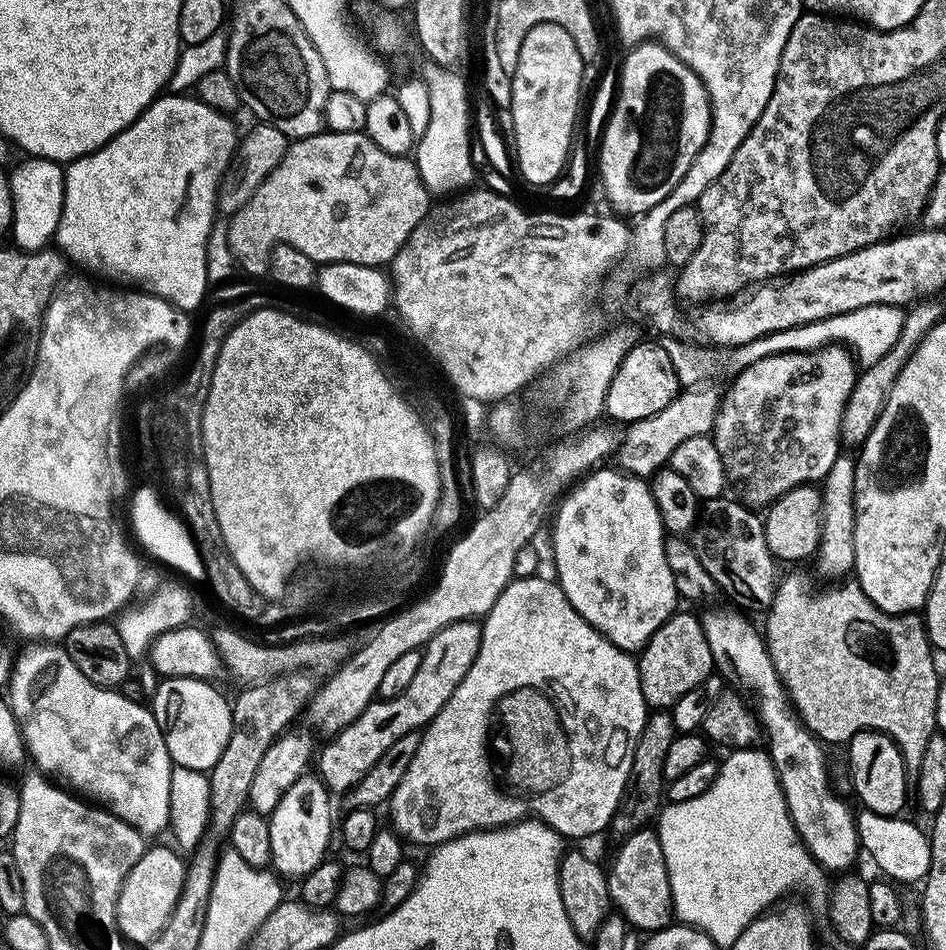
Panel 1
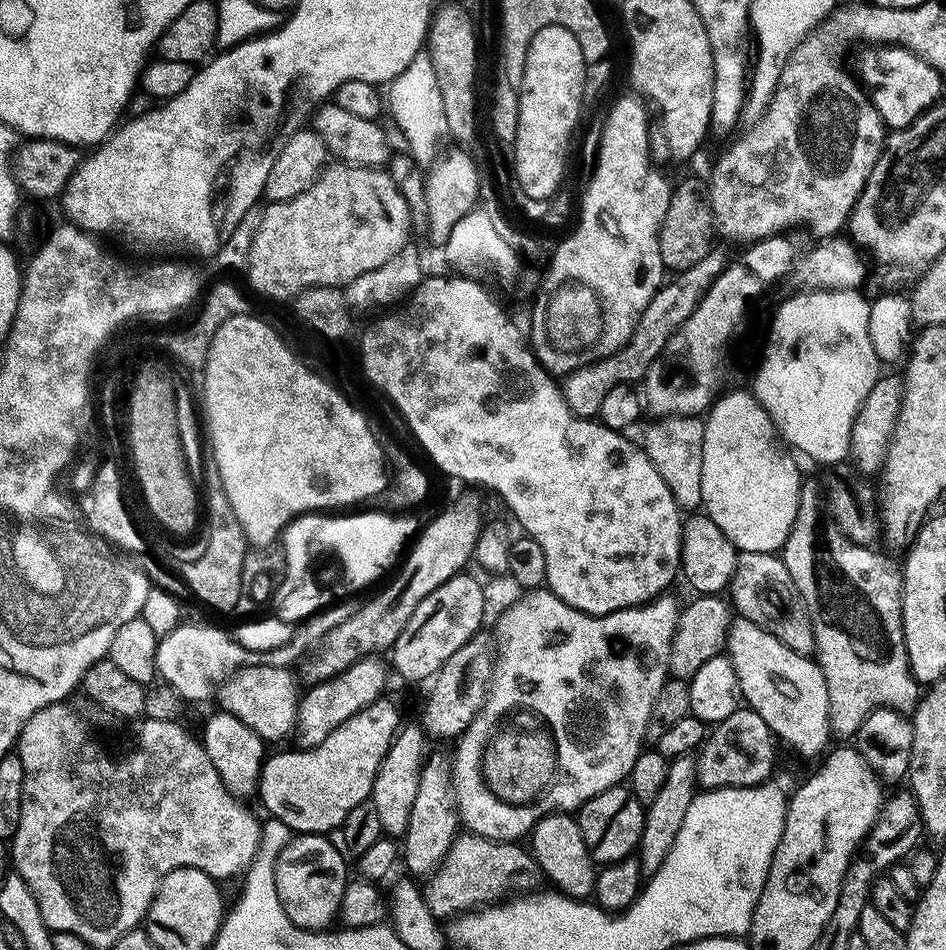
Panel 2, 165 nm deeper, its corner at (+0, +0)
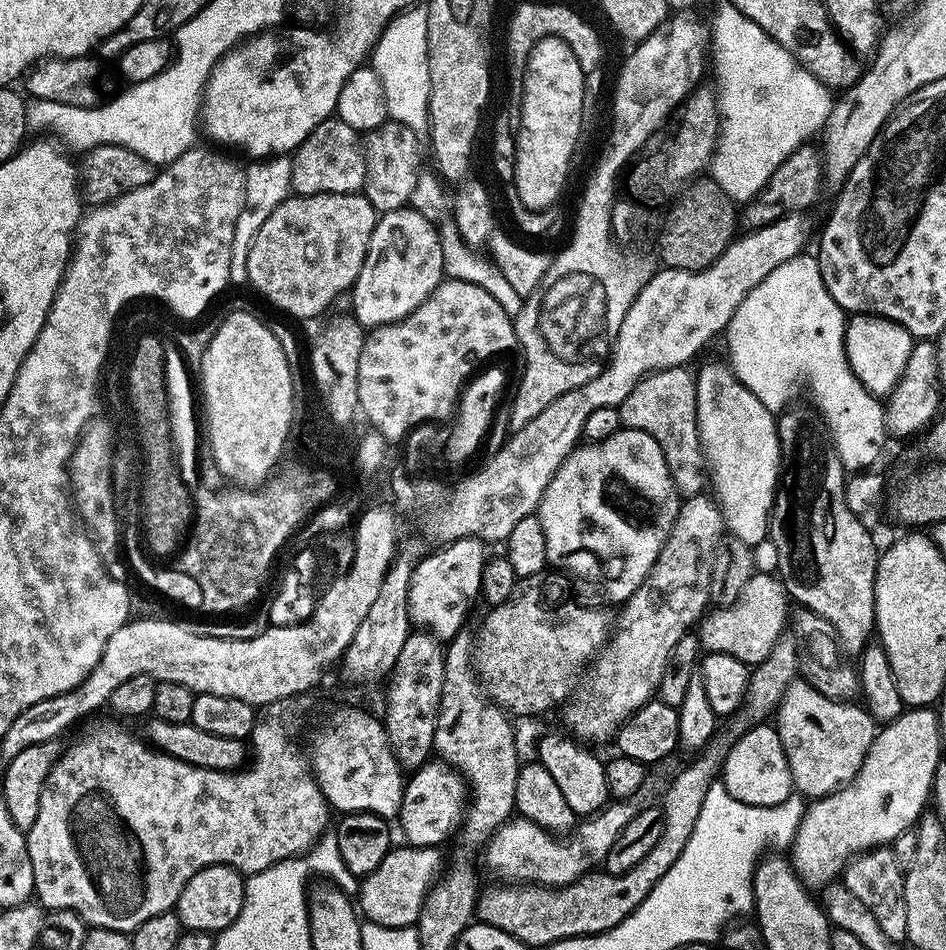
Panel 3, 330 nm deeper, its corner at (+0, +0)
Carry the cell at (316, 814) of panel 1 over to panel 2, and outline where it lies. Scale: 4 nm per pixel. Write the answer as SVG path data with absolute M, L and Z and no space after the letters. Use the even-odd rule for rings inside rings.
M296 834L284 847L282 854L276 857L276 896L282 902L290 922L307 932L327 932L333 927L331 924L341 915L344 895L350 883L345 853L328 840L331 839L324 834Z

